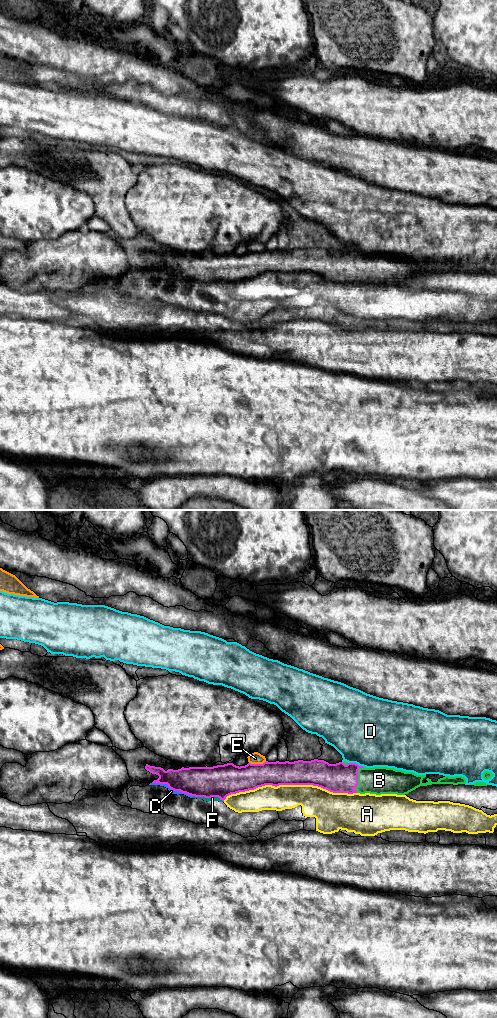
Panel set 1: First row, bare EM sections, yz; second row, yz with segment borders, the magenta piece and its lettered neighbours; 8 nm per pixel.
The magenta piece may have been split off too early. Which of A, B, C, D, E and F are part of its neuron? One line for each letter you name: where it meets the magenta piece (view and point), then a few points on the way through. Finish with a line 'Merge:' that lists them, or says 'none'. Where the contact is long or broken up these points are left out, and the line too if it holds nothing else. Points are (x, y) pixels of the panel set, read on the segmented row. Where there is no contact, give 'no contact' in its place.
B: meets magenta in yz at (357, 778)
Merge: B

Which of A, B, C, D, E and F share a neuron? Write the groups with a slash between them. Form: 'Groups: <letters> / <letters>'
Groups: A / B / C F / D / E

